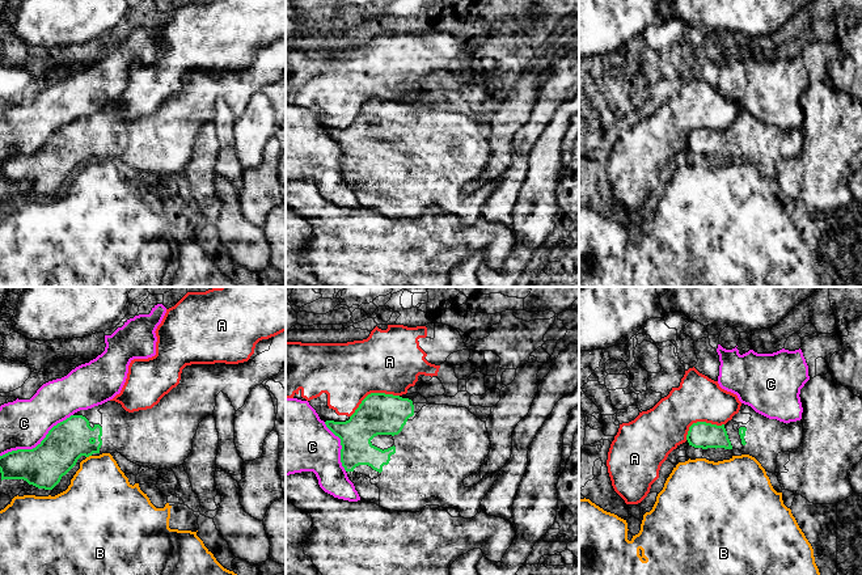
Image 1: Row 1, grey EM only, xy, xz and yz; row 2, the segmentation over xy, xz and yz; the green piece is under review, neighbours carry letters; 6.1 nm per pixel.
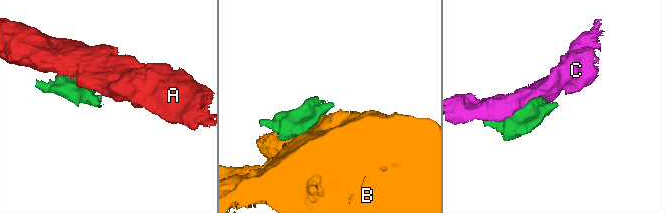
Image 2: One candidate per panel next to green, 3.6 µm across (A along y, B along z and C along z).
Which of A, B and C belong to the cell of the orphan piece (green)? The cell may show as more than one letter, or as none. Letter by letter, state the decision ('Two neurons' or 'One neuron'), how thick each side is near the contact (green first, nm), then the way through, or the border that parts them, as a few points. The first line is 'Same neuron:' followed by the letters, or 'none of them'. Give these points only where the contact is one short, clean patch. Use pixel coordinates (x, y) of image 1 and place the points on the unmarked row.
Same neuron: none of them
A: Two neurons. Thickness 260 nm (green) against 380 nm
B: Two neurons. Thickness 240 nm (green) against 380 nm. Boundary: xy (91, 161), (87, 164)
C: Two neurons. Thickness 260 nm (green) against 300 nm

